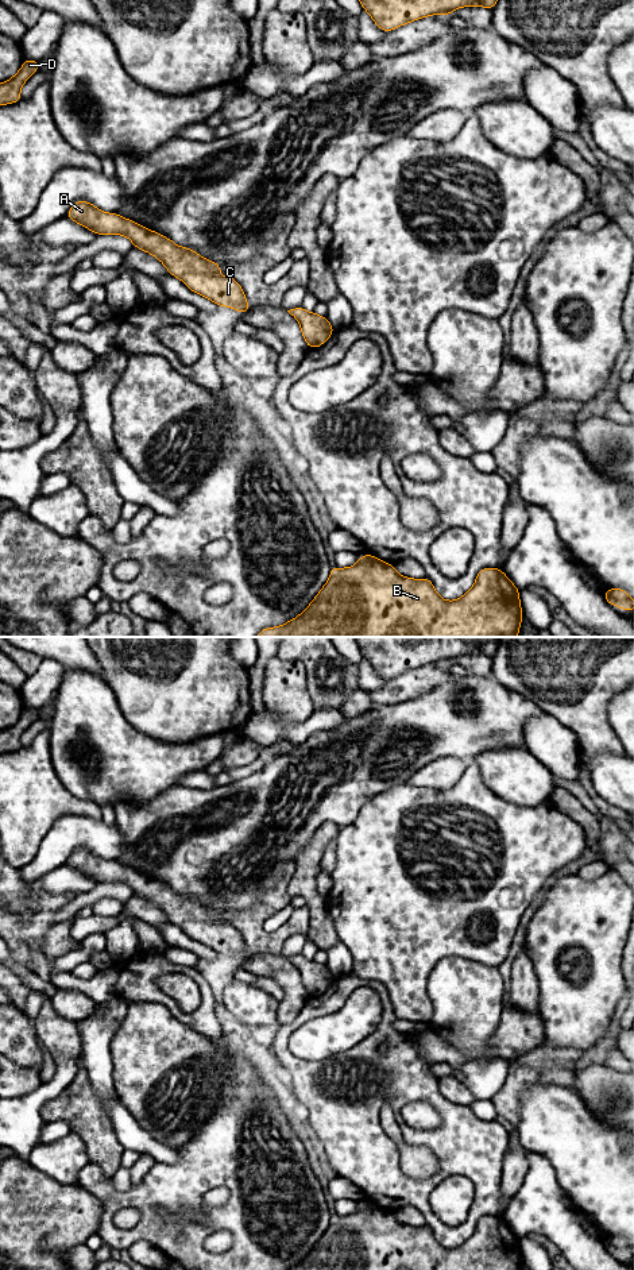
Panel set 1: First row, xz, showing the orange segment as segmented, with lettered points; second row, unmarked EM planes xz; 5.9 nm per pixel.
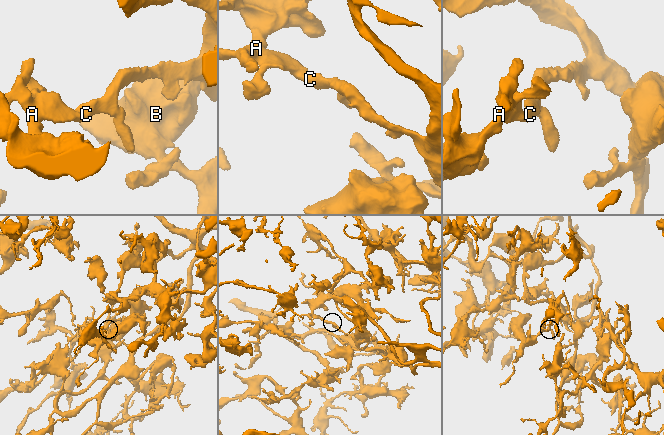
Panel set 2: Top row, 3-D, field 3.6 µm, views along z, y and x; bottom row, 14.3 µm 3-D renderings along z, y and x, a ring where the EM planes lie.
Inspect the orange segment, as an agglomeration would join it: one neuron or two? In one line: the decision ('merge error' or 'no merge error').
no merge error

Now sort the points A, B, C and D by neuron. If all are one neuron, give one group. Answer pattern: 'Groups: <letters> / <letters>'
Groups: A B C D

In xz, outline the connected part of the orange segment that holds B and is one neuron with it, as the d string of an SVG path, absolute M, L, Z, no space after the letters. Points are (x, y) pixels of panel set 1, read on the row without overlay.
M366 1201L352 1215L332 1215L328 1230L312 1251L289 1270L521 1270L522 1265L519 1238L499 1216L482 1216L471 1238L456 1248L444 1248L426 1224L424 1227L401 1224L393 1212Z

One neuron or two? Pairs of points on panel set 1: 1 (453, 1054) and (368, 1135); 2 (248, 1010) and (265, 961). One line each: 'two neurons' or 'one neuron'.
1: two neurons
2: two neurons

